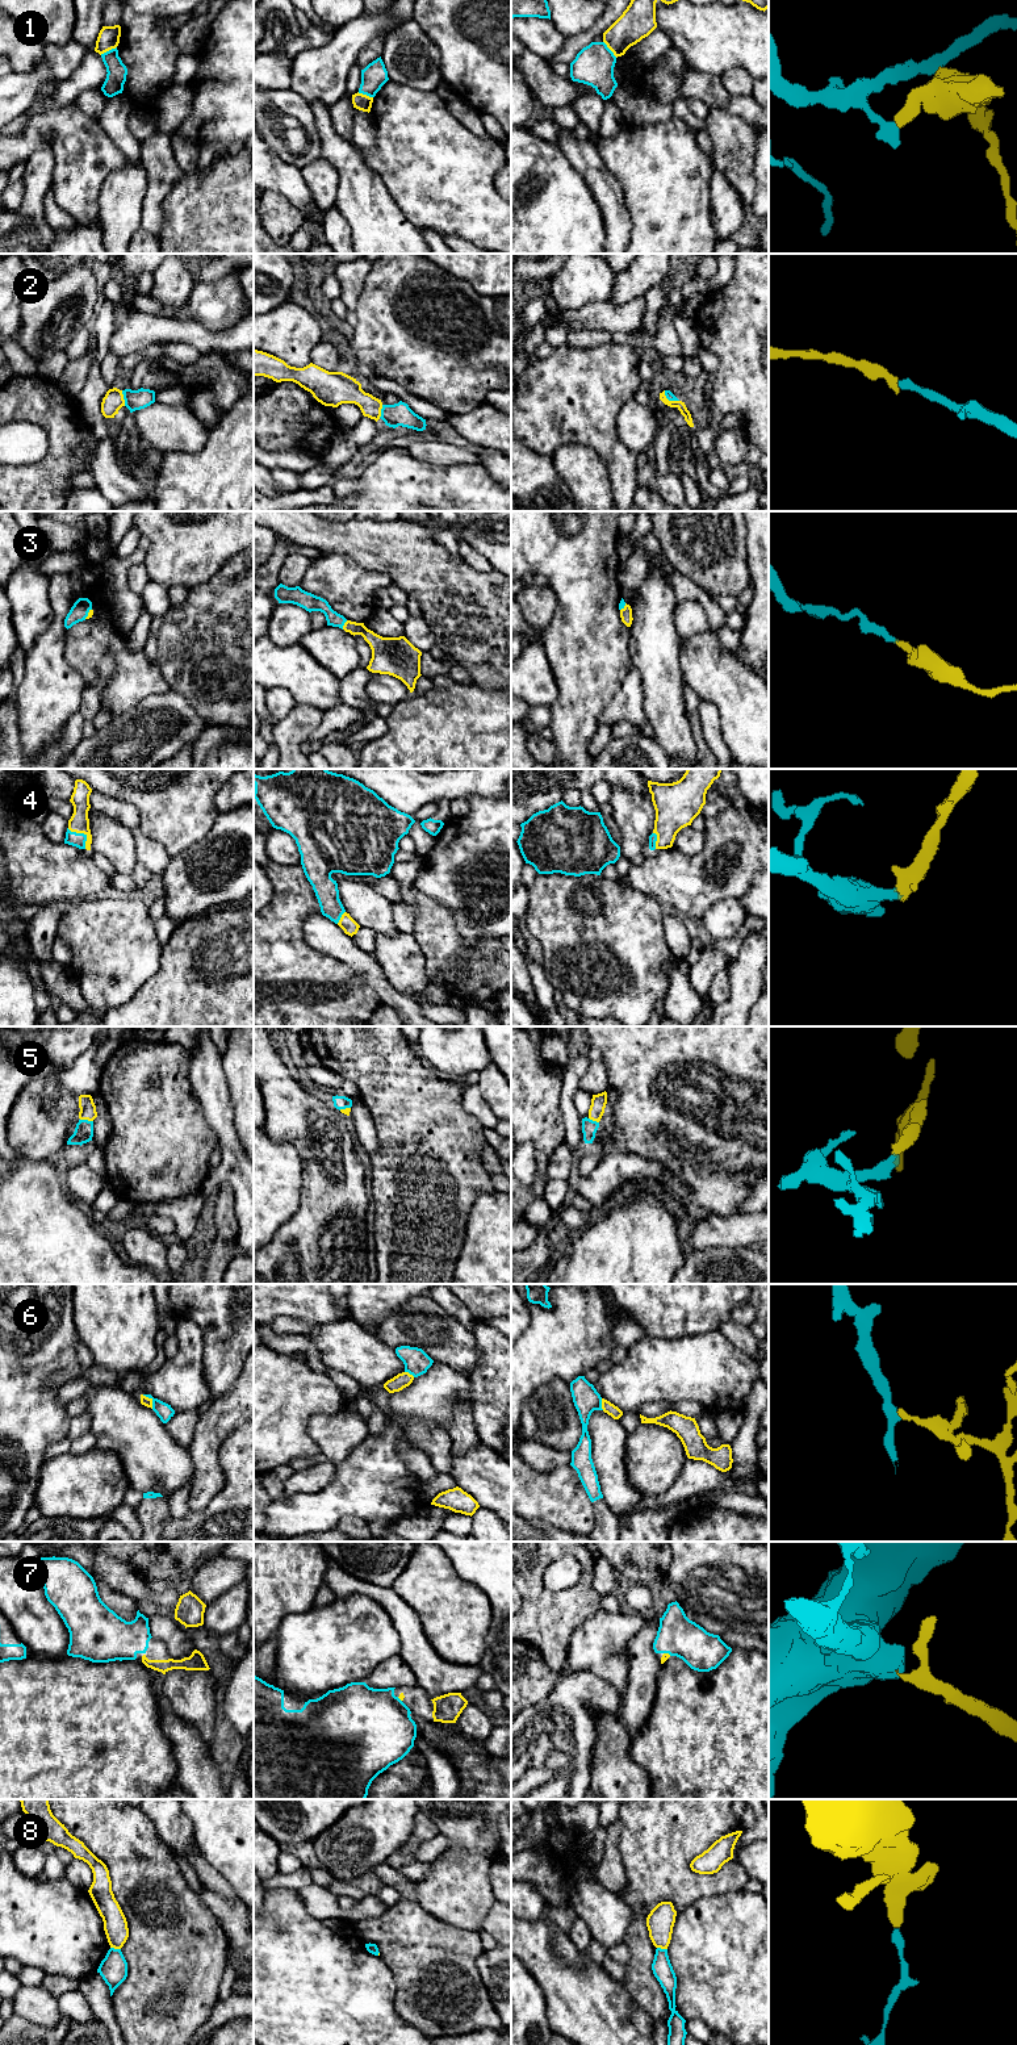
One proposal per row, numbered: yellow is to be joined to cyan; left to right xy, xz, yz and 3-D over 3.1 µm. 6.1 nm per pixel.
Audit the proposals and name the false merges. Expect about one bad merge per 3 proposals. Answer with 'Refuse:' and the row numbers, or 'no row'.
Refuse: 1, 6, 8

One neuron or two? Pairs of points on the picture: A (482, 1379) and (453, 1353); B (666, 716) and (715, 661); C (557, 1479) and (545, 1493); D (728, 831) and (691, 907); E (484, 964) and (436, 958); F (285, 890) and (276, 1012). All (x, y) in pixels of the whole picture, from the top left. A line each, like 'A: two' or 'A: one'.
A: two
B: two
C: one
D: one
E: one
F: one

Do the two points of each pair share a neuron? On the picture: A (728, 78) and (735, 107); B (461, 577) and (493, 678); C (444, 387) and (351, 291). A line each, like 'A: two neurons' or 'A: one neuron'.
A: two neurons
B: one neuron
C: two neurons

